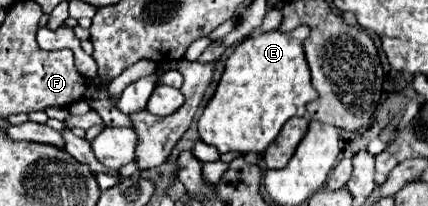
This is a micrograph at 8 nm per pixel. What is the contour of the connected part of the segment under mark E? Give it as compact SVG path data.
M298 27L290 33L280 33L280 31L270 31L270 33L260 33L256 37L244 39L228 57L224 65L224 73L218 81L216 93L208 101L202 117L198 119L198 133L200 139L206 145L212 145L218 149L218 153L262 153L280 133L282 125L290 117L304 117L306 115L306 105L318 97L310 83L310 71L302 53L302 41L308 35L308 27Z

